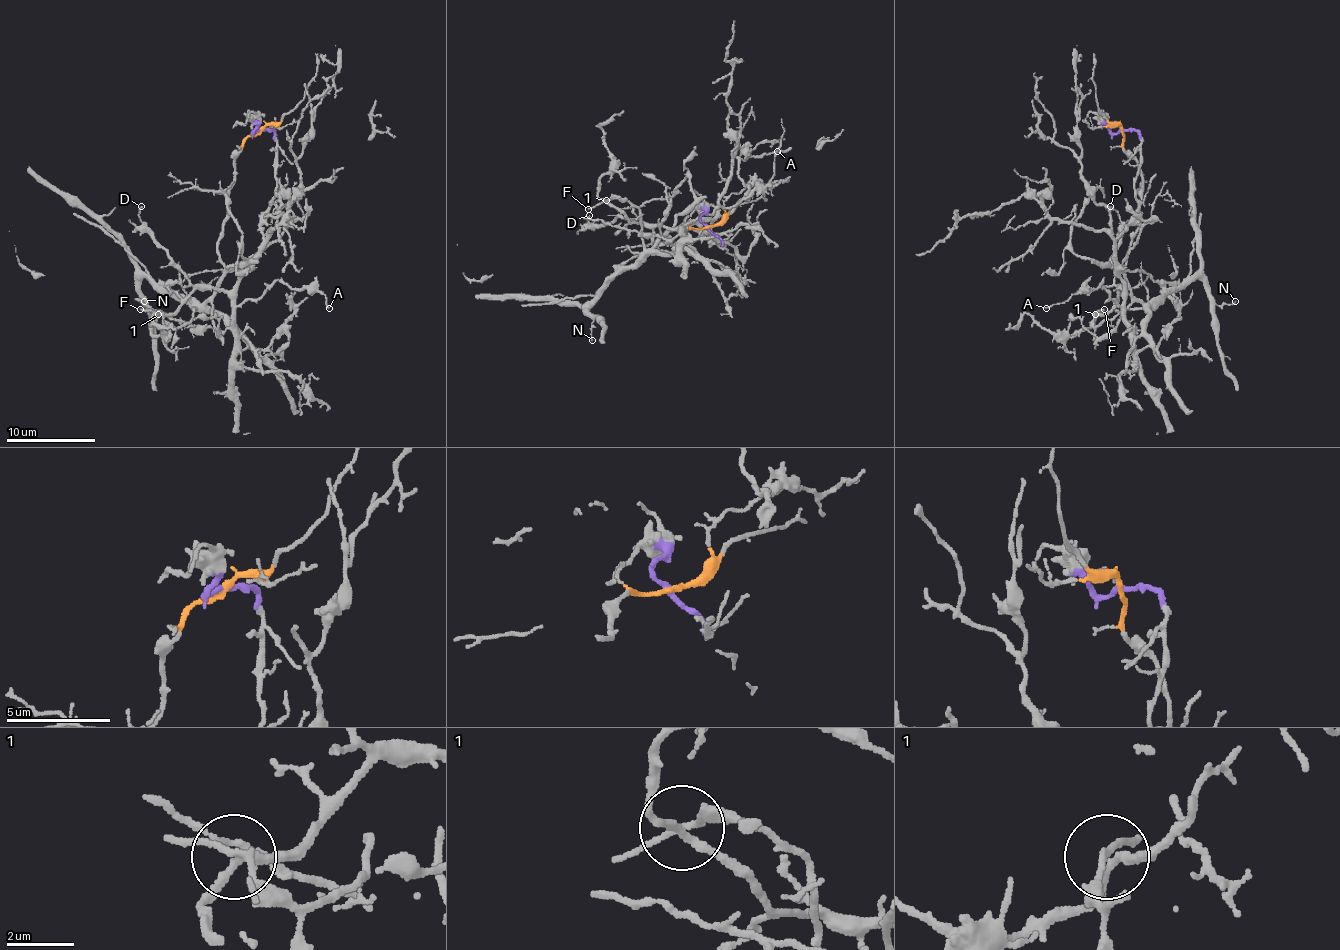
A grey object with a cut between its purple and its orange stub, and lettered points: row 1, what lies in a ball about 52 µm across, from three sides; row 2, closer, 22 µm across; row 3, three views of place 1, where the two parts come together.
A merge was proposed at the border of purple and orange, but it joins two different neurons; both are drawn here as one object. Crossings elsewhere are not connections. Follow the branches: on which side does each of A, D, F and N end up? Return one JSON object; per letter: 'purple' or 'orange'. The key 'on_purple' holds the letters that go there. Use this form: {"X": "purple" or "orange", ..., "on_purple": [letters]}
{"A": "purple", "D": "purple", "F": "orange", "N": "orange", "on_purple": ["A", "D"]}

